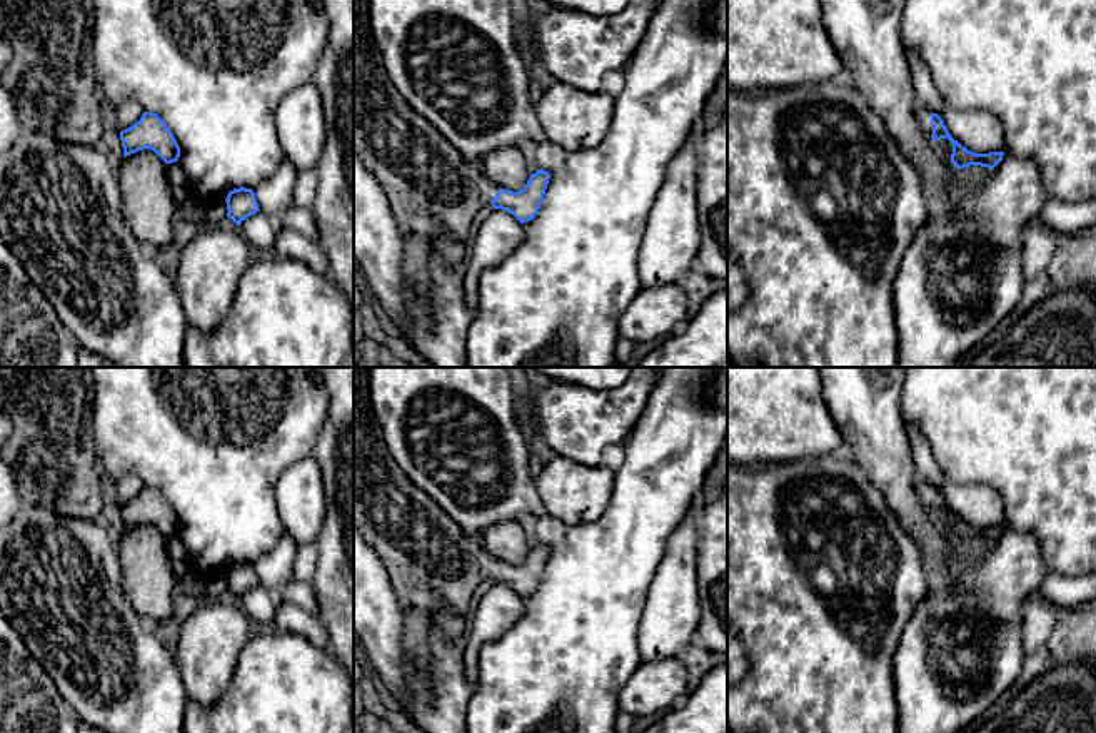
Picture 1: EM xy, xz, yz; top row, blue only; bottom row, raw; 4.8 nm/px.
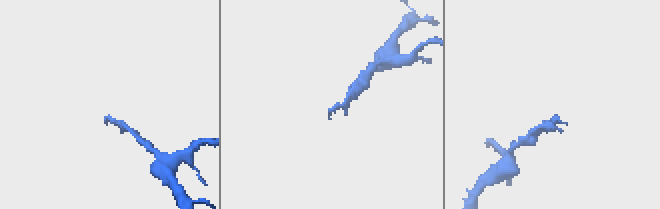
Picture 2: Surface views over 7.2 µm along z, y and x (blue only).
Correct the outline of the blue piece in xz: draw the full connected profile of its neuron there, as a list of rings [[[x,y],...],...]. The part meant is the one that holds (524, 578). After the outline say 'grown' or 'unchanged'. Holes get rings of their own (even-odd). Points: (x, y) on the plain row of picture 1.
[[[354,367],[354,524],[380,556],[399,608],[419,609],[434,618],[439,634],[457,643],[475,588],[487,578],[512,588],[520,598],[532,594],[542,578],[551,548],[539,543],[522,564],[499,563],[479,538],[467,536],[390,456],[369,392],[369,369]]] | grown

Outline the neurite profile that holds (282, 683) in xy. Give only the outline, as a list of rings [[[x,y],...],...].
[[[270,629],[240,650],[234,676],[212,706],[187,701],[184,733],[354,733],[354,685],[330,650]]]

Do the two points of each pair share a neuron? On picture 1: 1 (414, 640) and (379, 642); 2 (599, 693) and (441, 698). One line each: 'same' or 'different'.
1: different
2: different

